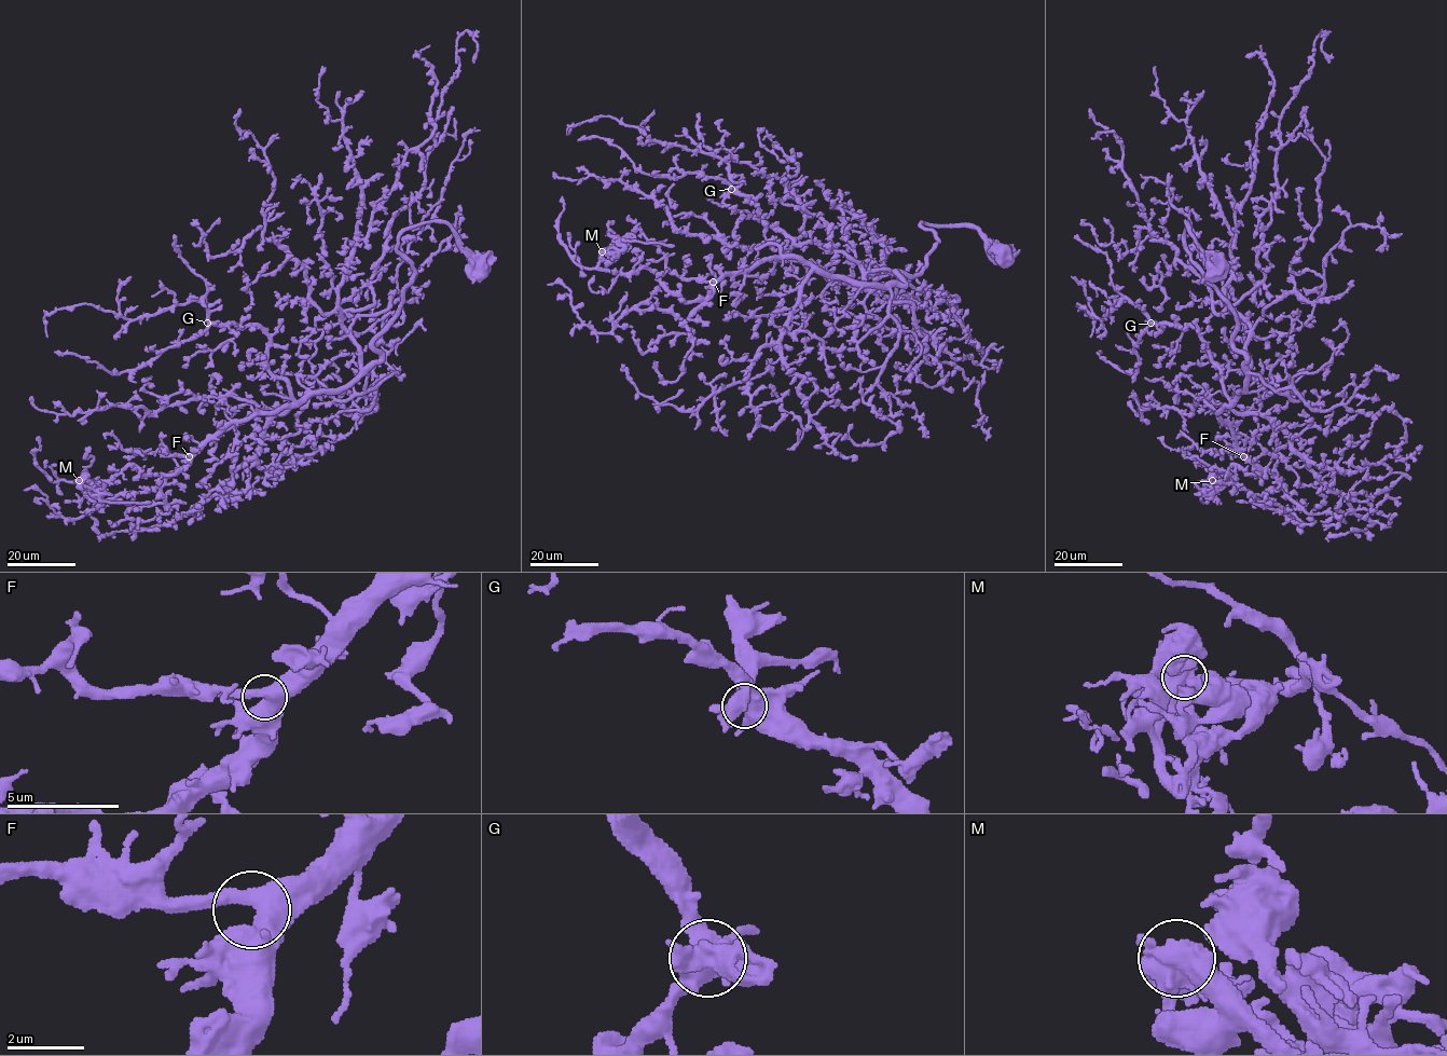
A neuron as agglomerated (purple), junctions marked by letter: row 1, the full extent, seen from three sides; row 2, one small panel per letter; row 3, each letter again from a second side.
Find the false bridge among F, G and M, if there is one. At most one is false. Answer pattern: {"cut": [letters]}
{"cut": ["M"]}

